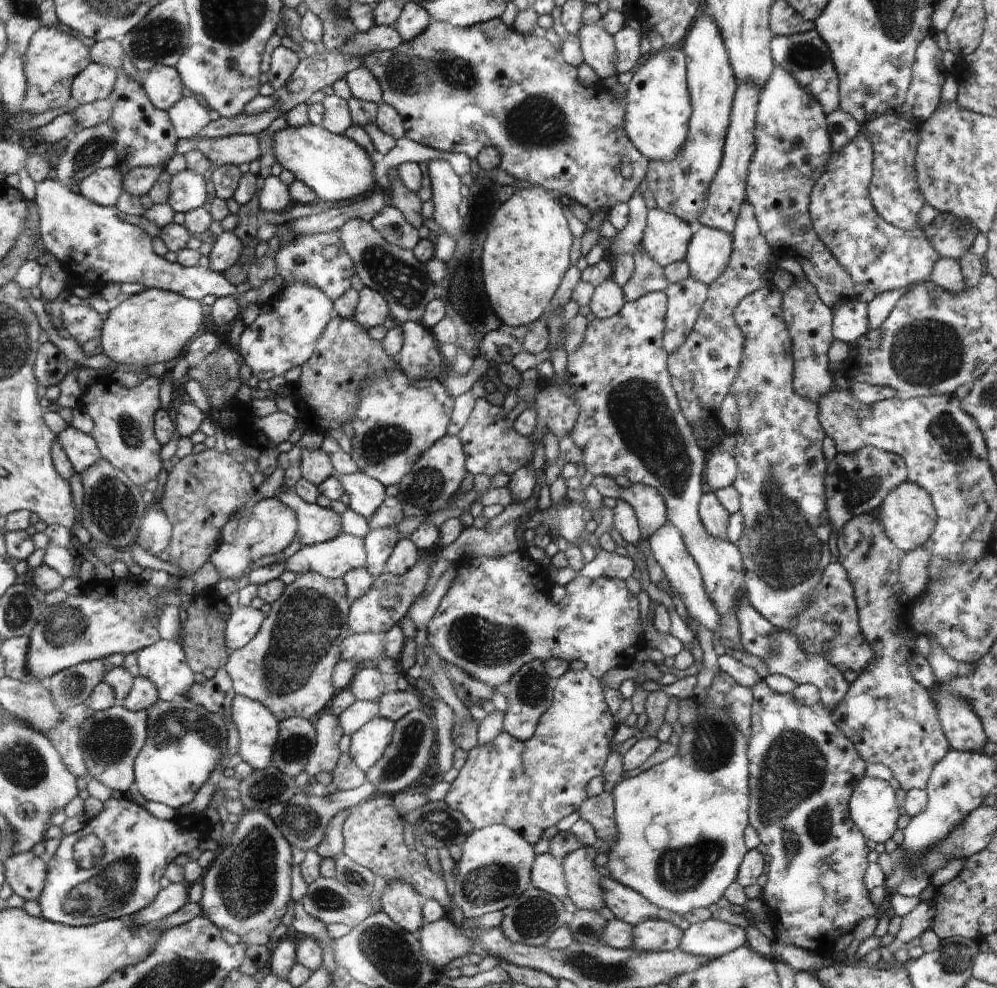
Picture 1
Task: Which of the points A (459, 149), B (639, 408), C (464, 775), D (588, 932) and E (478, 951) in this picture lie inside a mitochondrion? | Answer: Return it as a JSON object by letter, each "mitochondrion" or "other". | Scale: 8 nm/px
{"A":"other","B":"mitochondrion","C":"other","D":"mitochondrion","E":"other"}

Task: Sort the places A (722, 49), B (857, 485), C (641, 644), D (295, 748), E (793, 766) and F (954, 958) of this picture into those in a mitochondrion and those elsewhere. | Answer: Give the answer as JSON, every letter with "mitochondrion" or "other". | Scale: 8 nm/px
{"A":"other","B":"mitochondrion","C":"other","D":"mitochondrion","E":"mitochondrion","F":"mitochondrion"}

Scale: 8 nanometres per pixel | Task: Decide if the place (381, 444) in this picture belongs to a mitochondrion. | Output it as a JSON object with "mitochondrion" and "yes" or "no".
{"mitochondrion":"yes"}

